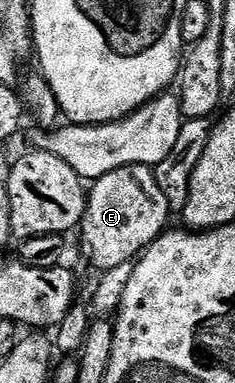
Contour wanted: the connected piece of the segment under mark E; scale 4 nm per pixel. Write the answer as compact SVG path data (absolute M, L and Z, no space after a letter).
M150 166L117 168L94 179L87 196L87 211L83 213L83 250L87 258L102 272L117 268L117 264L134 263L135 259L159 239L168 229L167 217L173 214L161 184L157 184Z

